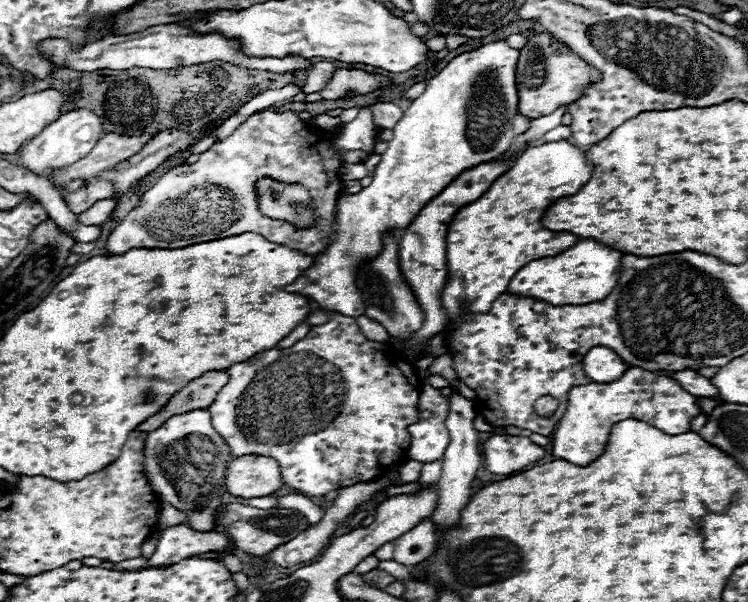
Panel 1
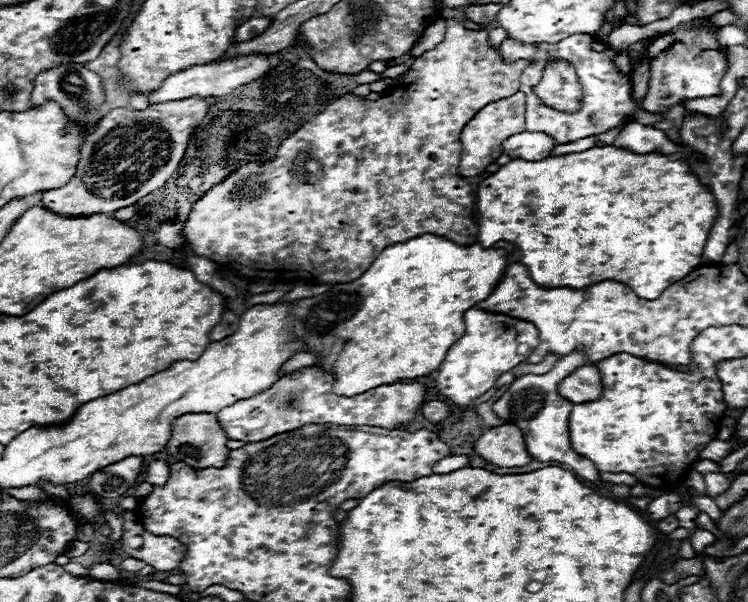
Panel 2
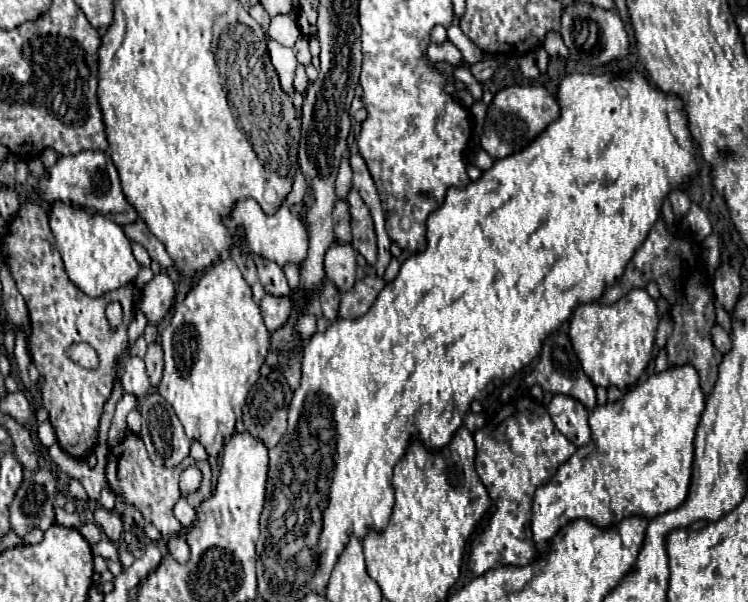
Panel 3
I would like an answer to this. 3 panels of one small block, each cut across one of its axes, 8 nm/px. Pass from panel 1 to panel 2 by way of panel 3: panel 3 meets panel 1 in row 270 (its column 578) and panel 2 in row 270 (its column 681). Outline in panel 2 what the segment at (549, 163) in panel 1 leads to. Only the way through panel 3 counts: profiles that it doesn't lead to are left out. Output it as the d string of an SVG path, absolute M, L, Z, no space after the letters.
M422 234L406 242L388 246L376 262L354 282L336 284L328 292L296 302L294 338L302 338L308 350L318 354L318 366L336 368L336 394L354 396L382 384L416 378L434 372L448 348L464 334L464 312L492 294L504 276L508 262L506 250L482 248L478 242L460 246L436 234Z

